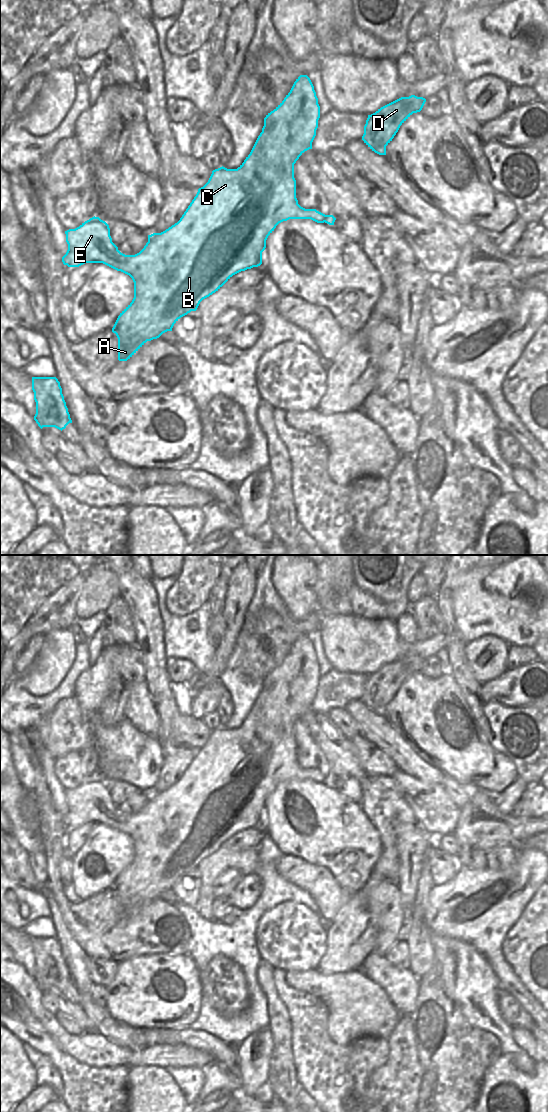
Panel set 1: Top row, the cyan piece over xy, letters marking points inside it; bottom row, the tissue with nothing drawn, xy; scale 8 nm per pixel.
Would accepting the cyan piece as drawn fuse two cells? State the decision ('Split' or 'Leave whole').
Split.

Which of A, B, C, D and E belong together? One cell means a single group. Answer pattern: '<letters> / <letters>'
A B C E / D

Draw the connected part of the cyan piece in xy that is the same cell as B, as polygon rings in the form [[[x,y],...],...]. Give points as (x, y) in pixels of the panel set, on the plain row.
[[[300,635],[294,642],[290,652],[286,655],[284,660],[264,678],[262,692],[258,696],[250,714],[246,717],[244,722],[237,729],[227,729],[222,726],[213,730],[208,742],[203,747],[198,749],[196,756],[180,780],[161,793],[148,795],[148,802],[144,808],[135,815],[125,815],[118,810],[118,807],[112,802],[109,785],[99,777],[94,776],[82,783],[79,787],[65,791],[68,810],[62,817],[64,825],[67,825],[68,827],[79,827],[85,823],[103,823],[117,831],[121,831],[129,835],[134,842],[134,858],[132,862],[120,873],[112,888],[112,892],[115,893],[118,898],[119,921],[127,921],[147,901],[157,899],[163,893],[172,891],[174,884],[181,877],[187,875],[191,871],[196,871],[203,859],[218,851],[233,835],[241,831],[260,826],[262,824],[262,812],[266,808],[266,800],[279,783],[289,779],[311,779],[317,783],[325,782],[324,777],[319,775],[316,769],[305,769],[298,764],[298,760],[296,758],[296,740],[294,738],[294,724],[305,711],[312,709],[312,702],[316,696],[319,678],[320,666],[318,664],[318,658],[316,656],[314,646],[307,635]]]

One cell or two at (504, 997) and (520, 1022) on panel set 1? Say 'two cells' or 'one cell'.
one cell

